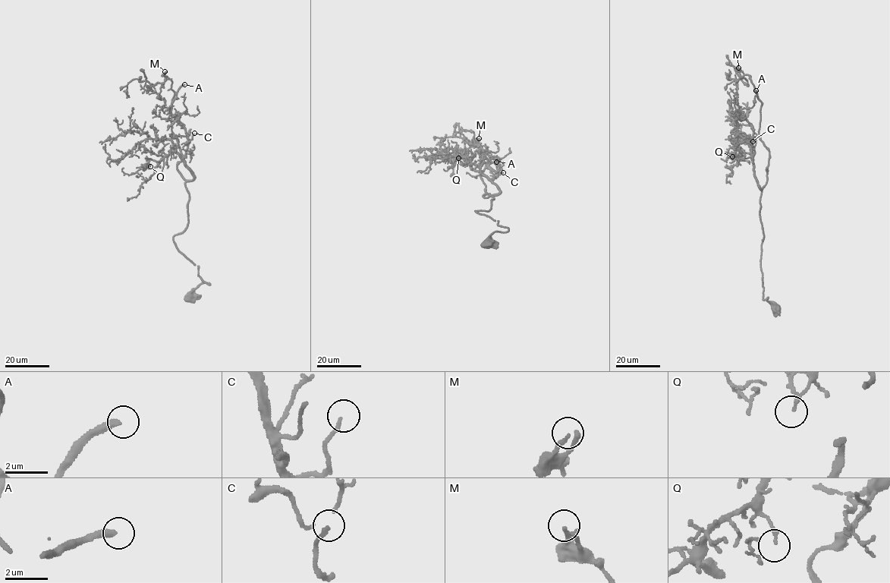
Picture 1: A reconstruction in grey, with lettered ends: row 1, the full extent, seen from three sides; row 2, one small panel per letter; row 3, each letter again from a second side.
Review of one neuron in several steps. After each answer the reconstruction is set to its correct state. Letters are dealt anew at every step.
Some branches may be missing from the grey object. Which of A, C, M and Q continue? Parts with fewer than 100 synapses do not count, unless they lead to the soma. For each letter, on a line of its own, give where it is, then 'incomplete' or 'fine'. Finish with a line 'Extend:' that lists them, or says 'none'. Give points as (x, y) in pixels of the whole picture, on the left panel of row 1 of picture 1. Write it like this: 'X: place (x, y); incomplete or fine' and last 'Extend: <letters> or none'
A: place (184, 84); incomplete
C: place (194, 133); fine
M: place (165, 71); fine
Q: place (150, 166); fine
Extend: A

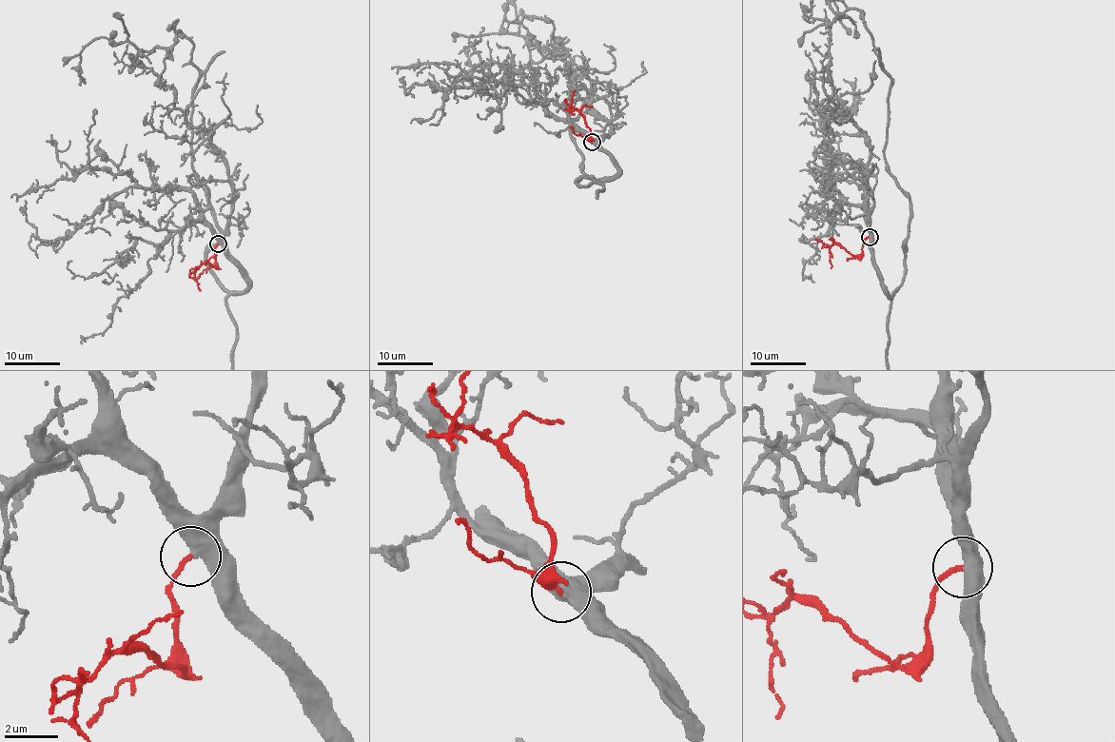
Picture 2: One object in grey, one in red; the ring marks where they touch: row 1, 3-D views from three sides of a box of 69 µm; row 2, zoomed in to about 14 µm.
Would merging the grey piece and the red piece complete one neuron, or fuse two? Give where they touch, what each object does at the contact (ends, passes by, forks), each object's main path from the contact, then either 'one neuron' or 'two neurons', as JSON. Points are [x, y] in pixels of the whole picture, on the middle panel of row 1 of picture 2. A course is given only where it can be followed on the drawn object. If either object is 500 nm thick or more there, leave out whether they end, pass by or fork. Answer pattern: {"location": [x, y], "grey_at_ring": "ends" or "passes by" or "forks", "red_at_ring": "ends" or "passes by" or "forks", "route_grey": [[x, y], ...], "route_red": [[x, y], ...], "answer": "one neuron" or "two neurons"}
{"location": [592, 142], "grey_at_ring": "passes by", "red_at_ring": "ends", "route_red": [[592, 142], [588, 139], [590, 136], [582, 116], [570, 107], [574, 113]], "answer": "one neuron"}

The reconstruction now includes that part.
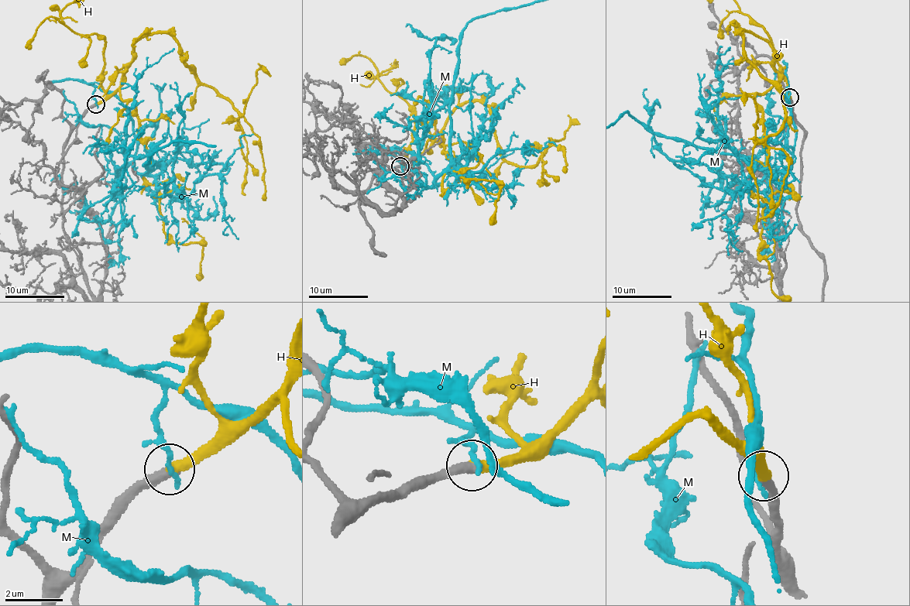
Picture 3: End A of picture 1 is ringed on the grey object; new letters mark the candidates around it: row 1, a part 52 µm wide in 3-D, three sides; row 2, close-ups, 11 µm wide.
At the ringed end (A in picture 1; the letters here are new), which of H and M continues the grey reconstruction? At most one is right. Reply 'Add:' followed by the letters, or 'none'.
Add: H

